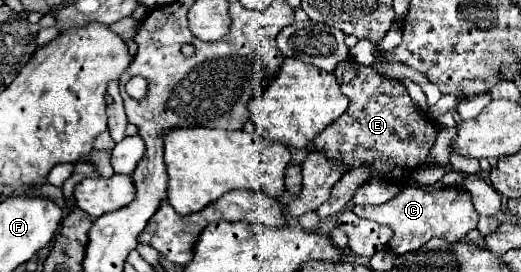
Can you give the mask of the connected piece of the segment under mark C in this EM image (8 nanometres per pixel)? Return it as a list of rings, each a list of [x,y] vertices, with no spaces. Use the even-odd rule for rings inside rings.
[[[406,186],[402,188],[392,200],[380,204],[380,206],[354,206],[354,214],[380,222],[388,228],[392,228],[394,236],[388,244],[388,248],[394,254],[406,254],[412,252],[420,246],[424,246],[432,238],[444,238],[448,242],[460,242],[464,236],[476,228],[478,222],[478,212],[474,210],[472,196],[460,186],[450,186],[450,188],[440,188],[440,190],[426,190],[418,186]]]

